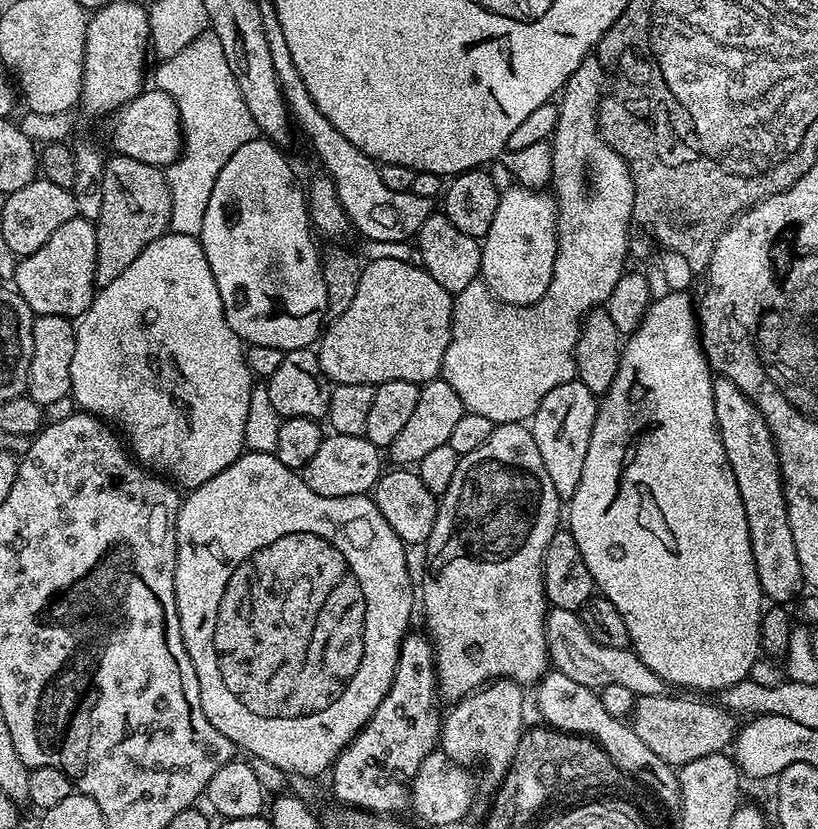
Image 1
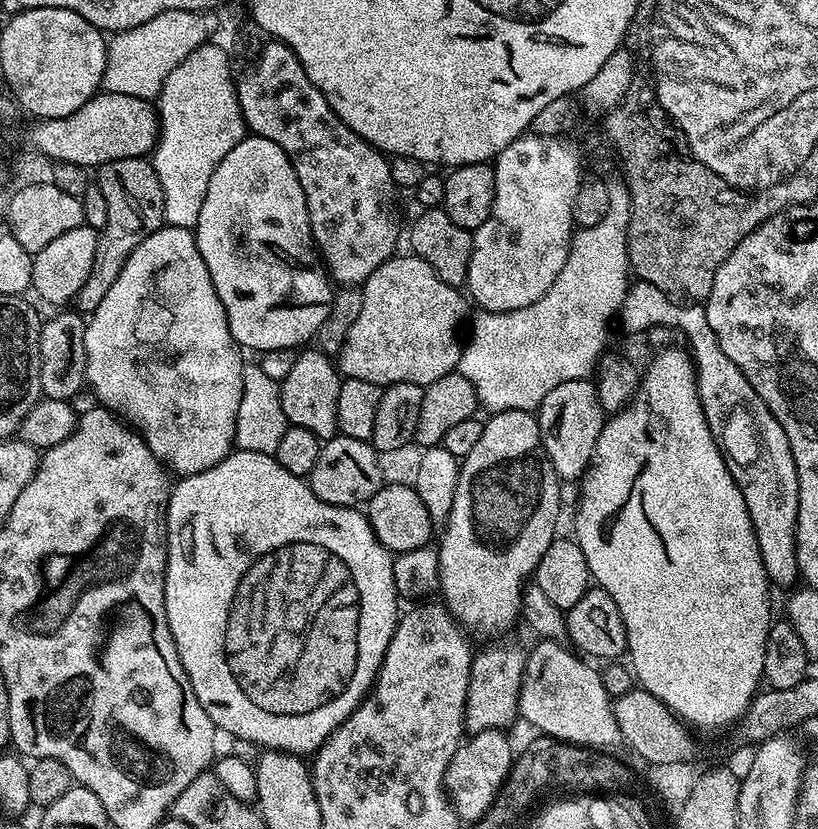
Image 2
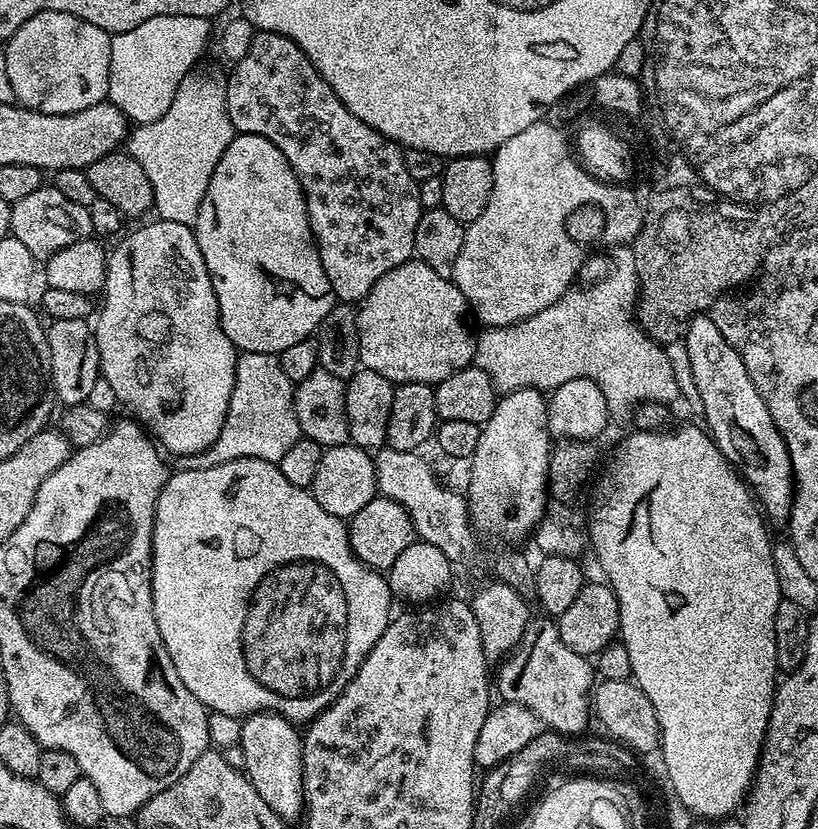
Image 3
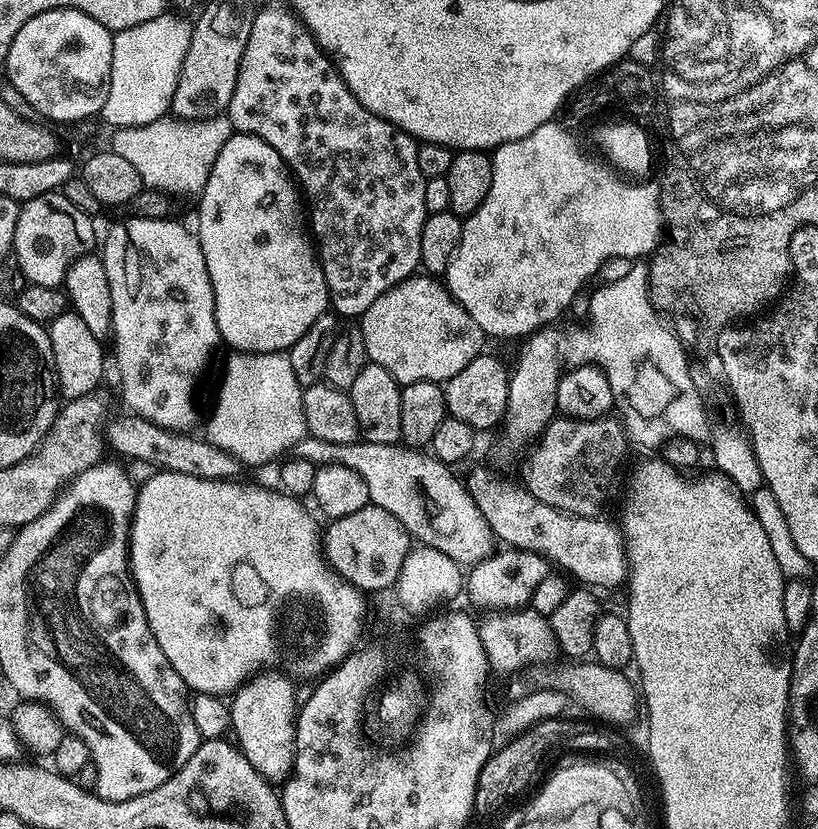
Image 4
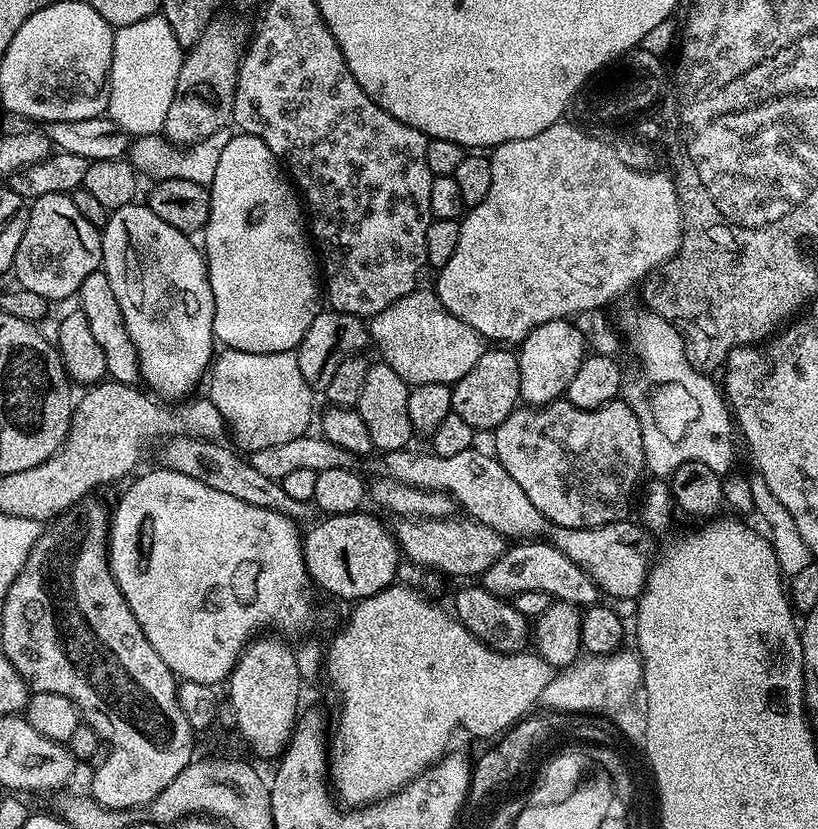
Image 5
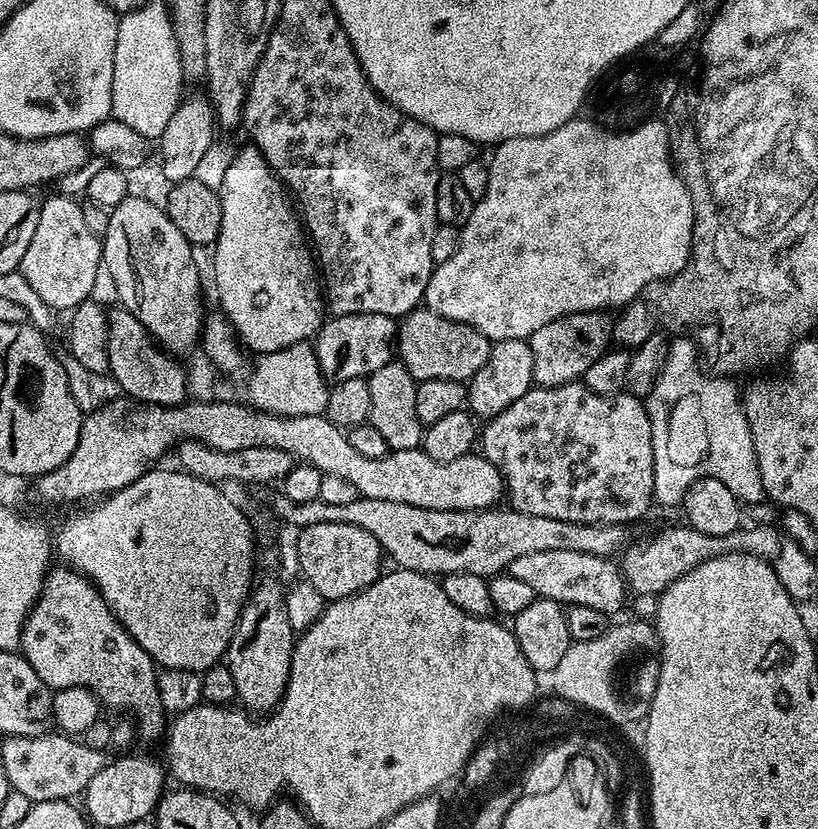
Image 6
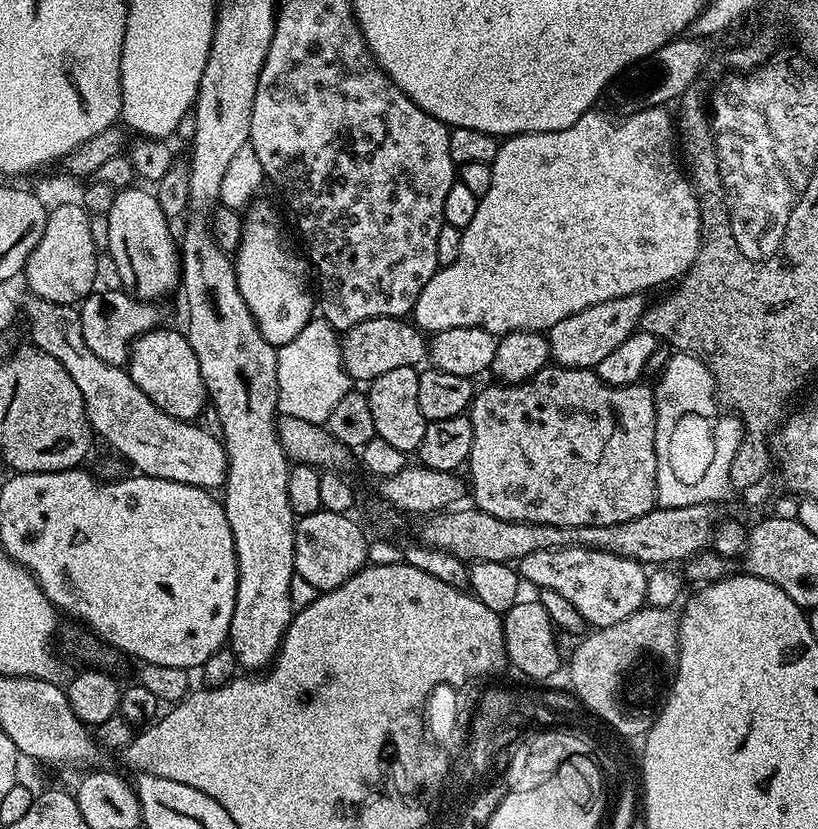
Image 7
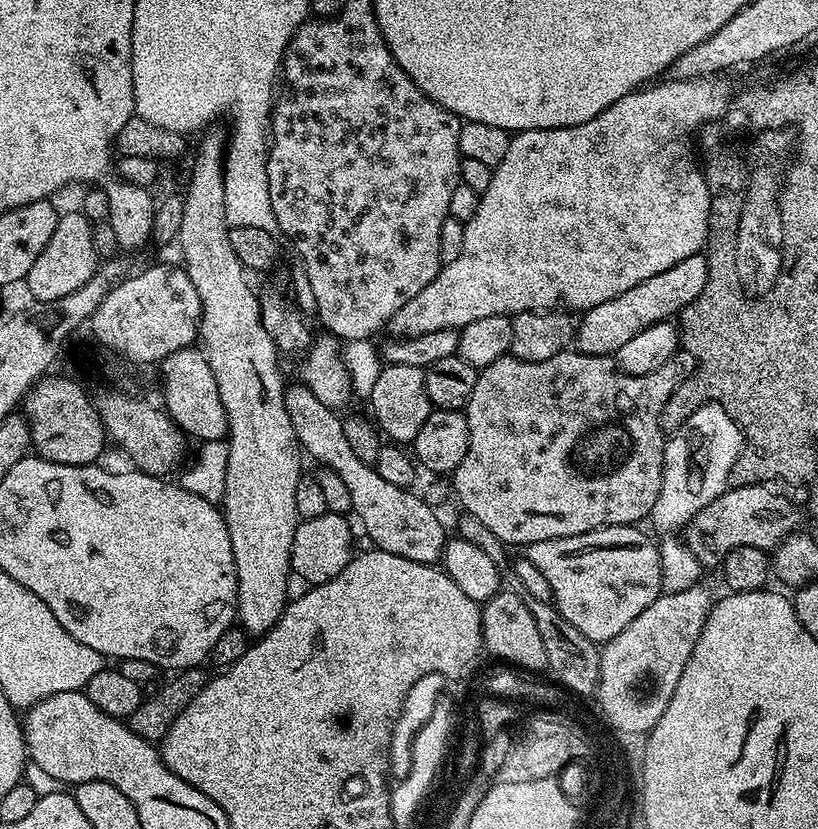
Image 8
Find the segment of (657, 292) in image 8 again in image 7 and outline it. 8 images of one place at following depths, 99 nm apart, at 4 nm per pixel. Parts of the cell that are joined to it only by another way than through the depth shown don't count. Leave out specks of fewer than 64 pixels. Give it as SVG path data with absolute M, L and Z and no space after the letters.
M635 292L622 298L610 298L610 302L598 302L598 306L578 310L578 314L570 314L570 318L562 318L562 322L546 333L549 357L562 368L595 369L602 358L608 357L618 346L622 346L622 342L626 342L626 338L630 338L630 334L637 332L645 307L645 293Z

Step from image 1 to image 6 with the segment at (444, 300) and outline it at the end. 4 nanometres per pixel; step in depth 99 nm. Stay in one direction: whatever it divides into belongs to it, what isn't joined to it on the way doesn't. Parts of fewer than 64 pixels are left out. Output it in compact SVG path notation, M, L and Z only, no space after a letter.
M421 306L399 321L394 348L398 353L399 363L404 364L406 370L410 370L410 374L418 382L430 378L450 378L467 382L474 374L478 374L478 370L482 370L482 366L486 366L486 358L490 354L492 344L478 330L462 322L442 318L437 312L431 312L426 306Z

